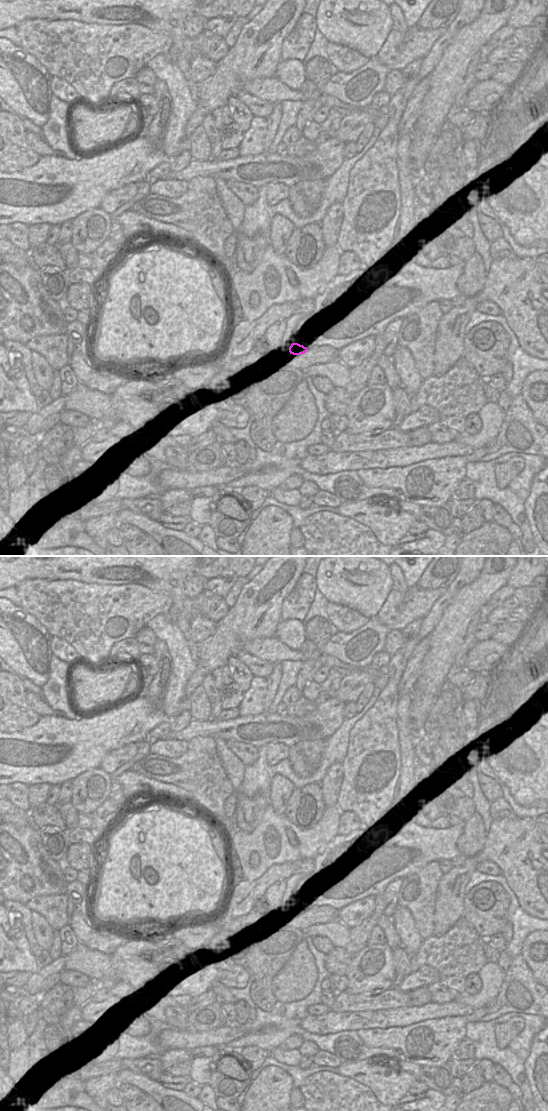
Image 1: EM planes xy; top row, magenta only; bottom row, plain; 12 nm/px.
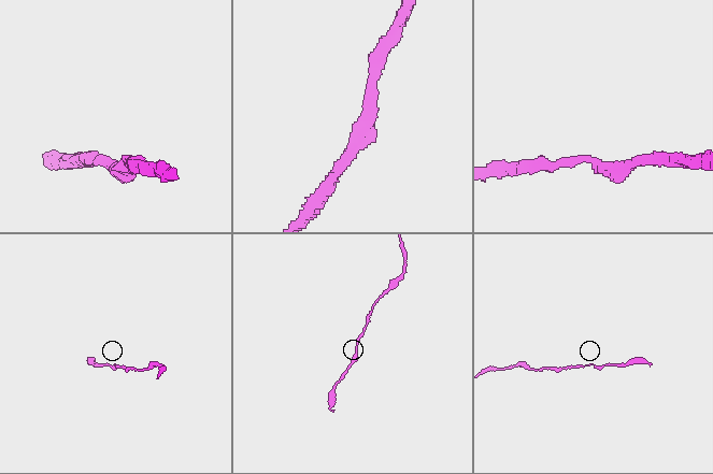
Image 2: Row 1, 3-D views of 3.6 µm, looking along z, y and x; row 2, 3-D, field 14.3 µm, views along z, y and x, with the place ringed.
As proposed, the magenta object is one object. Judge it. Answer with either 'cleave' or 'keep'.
keep

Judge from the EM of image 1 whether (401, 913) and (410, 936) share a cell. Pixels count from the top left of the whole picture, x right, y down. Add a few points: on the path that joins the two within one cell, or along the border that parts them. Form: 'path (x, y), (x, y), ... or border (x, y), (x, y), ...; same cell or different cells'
path (402, 919), (406, 930); same cell

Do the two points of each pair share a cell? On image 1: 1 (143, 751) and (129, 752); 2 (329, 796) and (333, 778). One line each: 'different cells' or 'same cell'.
1: different cells
2: same cell

